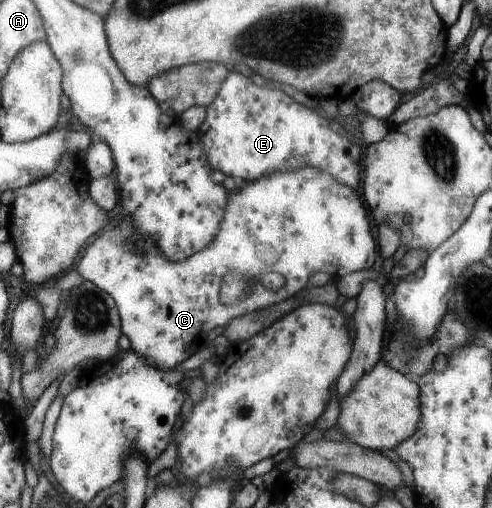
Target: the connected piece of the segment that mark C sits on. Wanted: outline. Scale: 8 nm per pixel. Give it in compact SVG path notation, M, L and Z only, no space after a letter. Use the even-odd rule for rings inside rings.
M310 166L300 167L297 170L289 172L276 172L266 176L262 176L255 182L248 182L240 184L238 191L229 192L229 204L227 205L226 215L222 220L220 231L217 233L216 239L201 252L195 253L192 257L181 262L170 262L165 256L161 254L153 240L146 239L133 226L133 221L130 216L124 217L120 224L114 229L108 230L102 235L98 236L85 249L80 261L76 263L77 270L85 280L90 280L96 283L98 287L107 291L115 300L122 318L123 333L130 339L130 349L137 351L140 356L145 356L148 360L153 360L158 367L163 370L172 370L176 365L184 363L186 359L190 359L194 353L198 353L201 349L206 348L210 343L206 341L206 335L216 329L216 327L226 327L227 323L233 321L234 318L261 310L263 307L268 307L273 303L294 297L298 293L298 289L302 289L309 281L310 274L314 272L322 272L335 280L343 275L355 272L358 270L370 270L374 259L376 259L376 243L374 237L370 233L370 221L368 221L368 213L364 203L358 199L358 195L354 193L354 189L335 180L328 172L321 172ZM237 272L245 276L245 281L252 283L251 291L255 295L253 300L238 301L227 304L221 299L221 289L224 283L225 276ZM268 272L278 272L284 275L287 279L286 285L278 291L268 290L267 287L259 280L262 274Z

